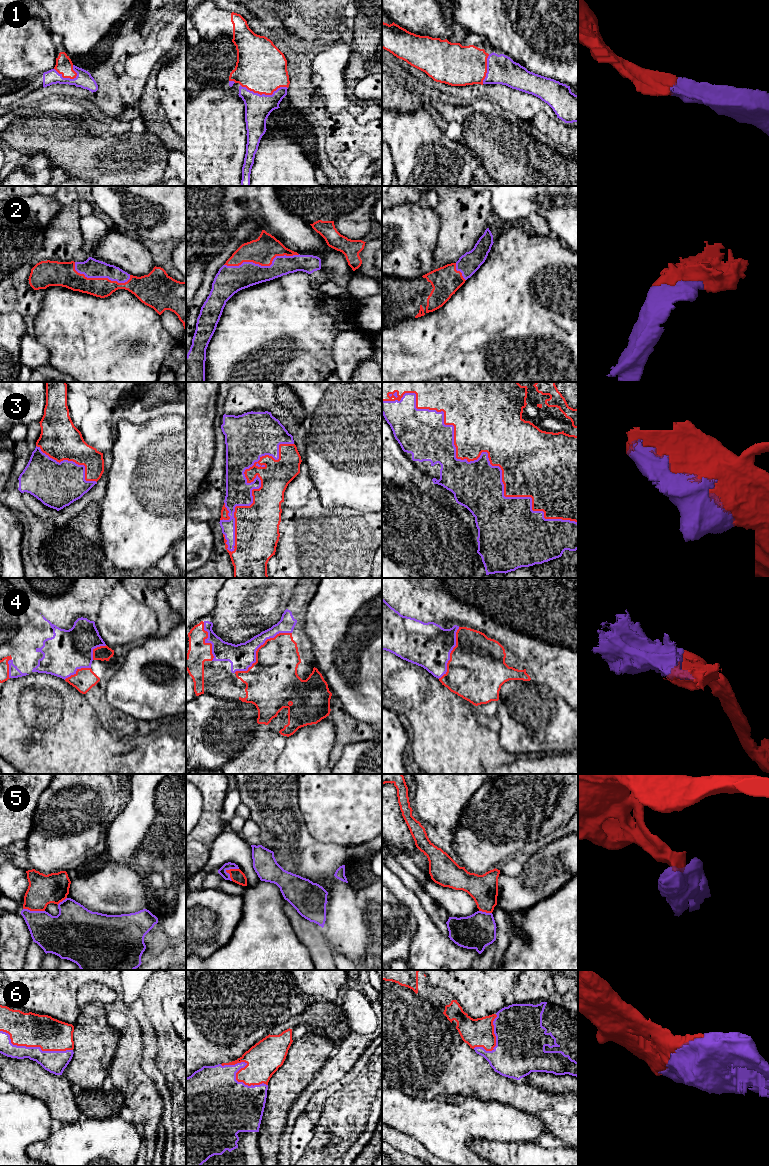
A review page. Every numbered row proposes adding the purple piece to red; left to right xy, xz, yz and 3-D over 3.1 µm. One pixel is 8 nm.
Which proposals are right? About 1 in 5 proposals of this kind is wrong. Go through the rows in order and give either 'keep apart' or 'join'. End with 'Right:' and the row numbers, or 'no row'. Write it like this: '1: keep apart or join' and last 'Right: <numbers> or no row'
1: join
2: join
3: join
4: join
5: join
6: join
Right: 1, 2, 3, 4, 5, 6

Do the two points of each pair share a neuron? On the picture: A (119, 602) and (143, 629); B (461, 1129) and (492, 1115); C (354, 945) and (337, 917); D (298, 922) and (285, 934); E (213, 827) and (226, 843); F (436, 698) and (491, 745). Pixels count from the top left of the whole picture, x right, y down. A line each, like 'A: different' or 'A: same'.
A: same
B: same
C: same
D: different
E: different
F: same

